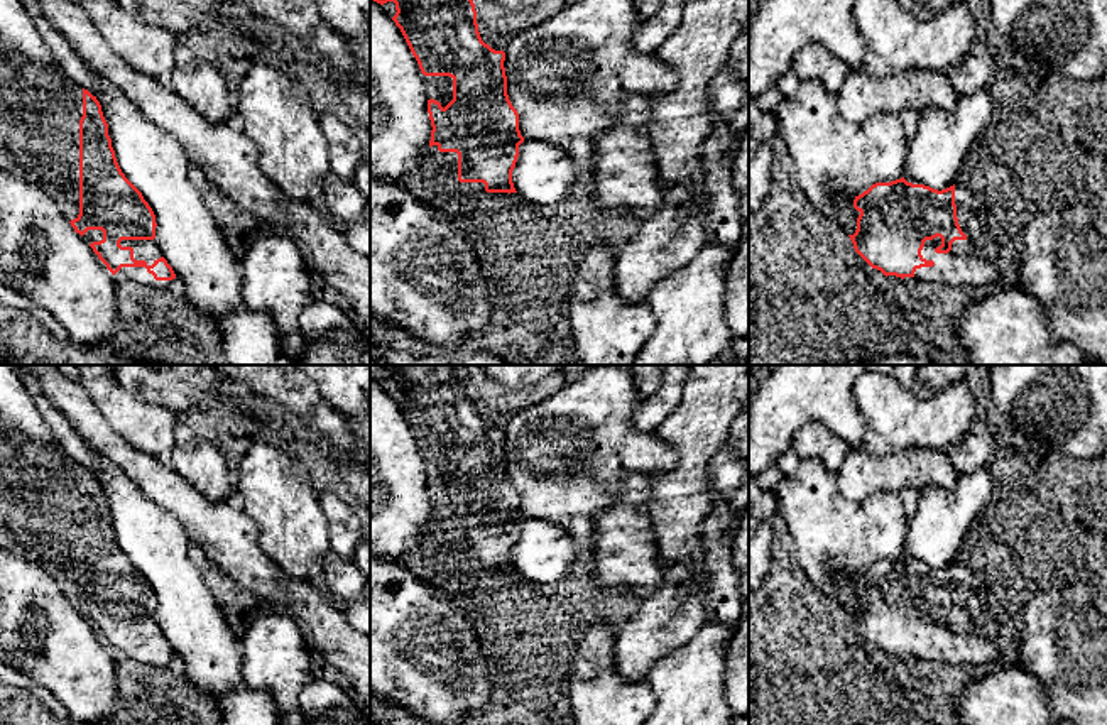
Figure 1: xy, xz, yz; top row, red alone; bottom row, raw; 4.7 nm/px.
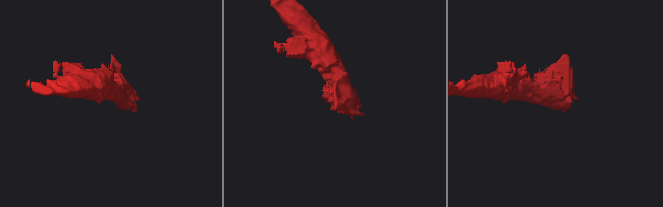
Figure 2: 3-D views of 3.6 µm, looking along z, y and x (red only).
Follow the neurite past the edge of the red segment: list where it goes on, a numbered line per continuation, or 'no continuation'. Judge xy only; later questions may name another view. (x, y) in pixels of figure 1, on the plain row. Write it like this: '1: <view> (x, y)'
1: xy (149, 629)

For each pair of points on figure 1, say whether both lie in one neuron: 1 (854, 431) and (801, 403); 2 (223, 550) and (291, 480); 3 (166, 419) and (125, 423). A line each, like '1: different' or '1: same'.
1: same
2: different
3: same

